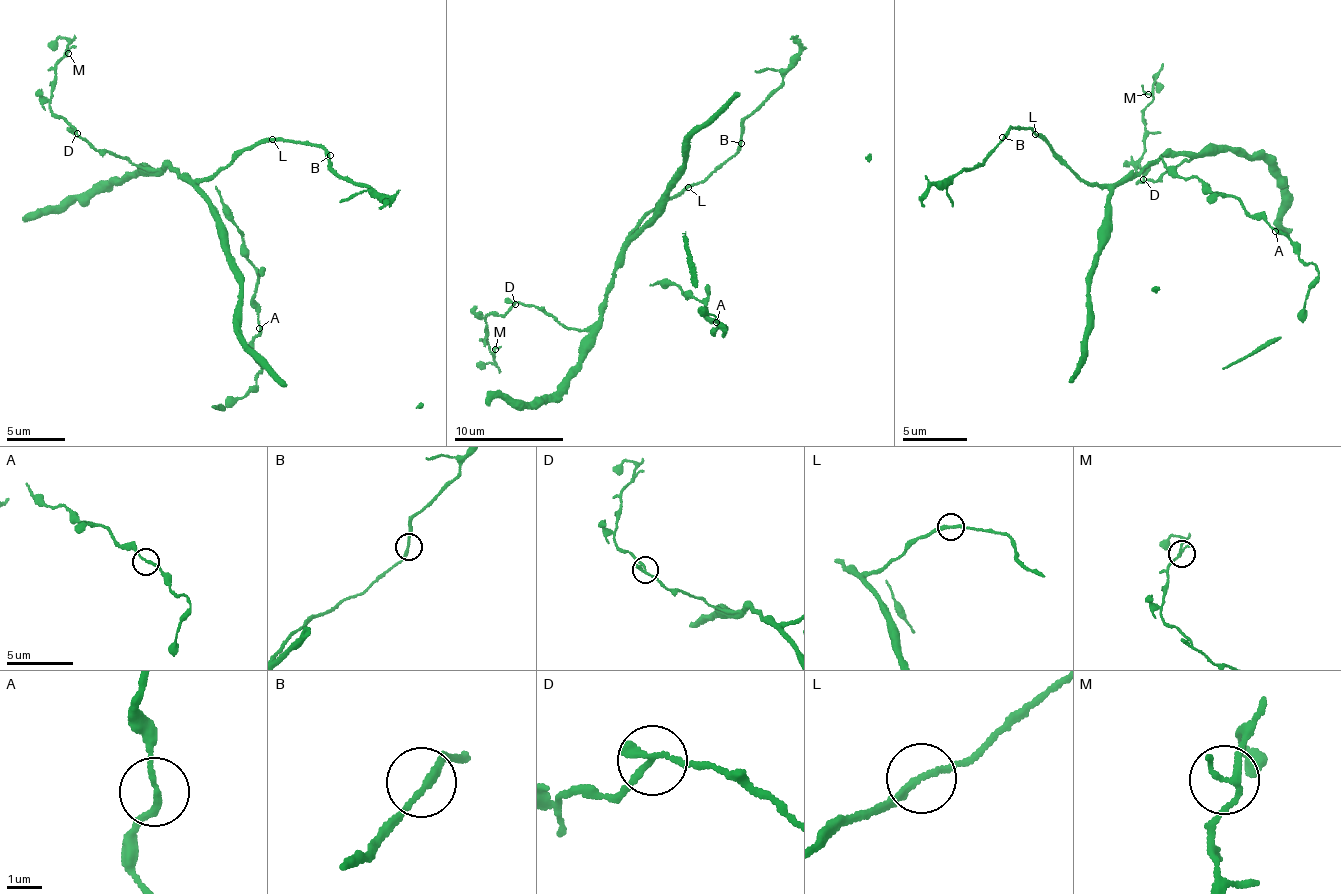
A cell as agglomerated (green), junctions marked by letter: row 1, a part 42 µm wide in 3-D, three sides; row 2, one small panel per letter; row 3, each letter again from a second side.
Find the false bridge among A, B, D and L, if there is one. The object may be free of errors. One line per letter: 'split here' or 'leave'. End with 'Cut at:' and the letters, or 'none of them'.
A: leave
B: leave
D: split here
L: leave
Cut at: D

